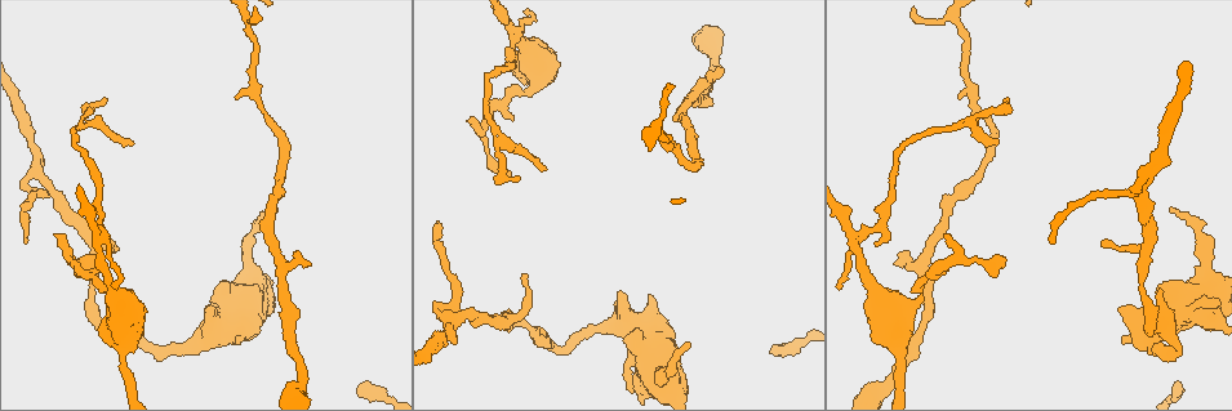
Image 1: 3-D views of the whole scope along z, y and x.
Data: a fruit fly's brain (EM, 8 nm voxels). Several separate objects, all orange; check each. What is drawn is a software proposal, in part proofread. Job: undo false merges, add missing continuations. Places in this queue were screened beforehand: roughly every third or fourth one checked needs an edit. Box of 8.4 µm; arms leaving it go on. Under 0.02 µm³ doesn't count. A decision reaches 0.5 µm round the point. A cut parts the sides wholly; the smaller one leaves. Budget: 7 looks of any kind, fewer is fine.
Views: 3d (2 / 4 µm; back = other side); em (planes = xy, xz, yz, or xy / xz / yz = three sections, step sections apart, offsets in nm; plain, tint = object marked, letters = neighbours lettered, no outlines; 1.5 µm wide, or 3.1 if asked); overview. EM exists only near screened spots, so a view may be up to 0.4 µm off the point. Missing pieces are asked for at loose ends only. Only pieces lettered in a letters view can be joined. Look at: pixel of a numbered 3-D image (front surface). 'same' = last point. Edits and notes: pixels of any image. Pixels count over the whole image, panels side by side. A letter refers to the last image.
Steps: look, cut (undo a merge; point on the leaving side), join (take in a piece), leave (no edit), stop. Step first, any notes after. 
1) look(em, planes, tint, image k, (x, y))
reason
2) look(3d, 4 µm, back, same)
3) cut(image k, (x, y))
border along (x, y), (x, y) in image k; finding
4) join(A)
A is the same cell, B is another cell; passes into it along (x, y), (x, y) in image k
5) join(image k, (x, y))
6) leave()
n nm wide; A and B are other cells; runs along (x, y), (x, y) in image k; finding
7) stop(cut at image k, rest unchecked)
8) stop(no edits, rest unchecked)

look(em, xy, step 8, tint, image 1, (1051, 242))
branch stops here

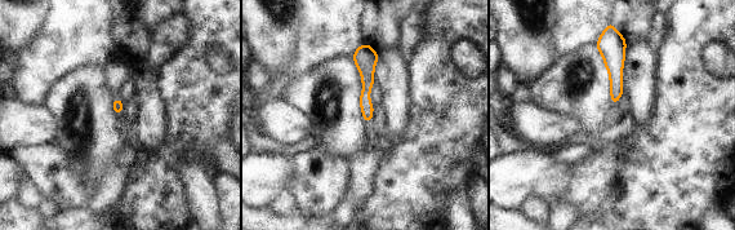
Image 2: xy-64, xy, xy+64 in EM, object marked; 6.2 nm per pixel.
look(em, planes, letters, same)
another direction

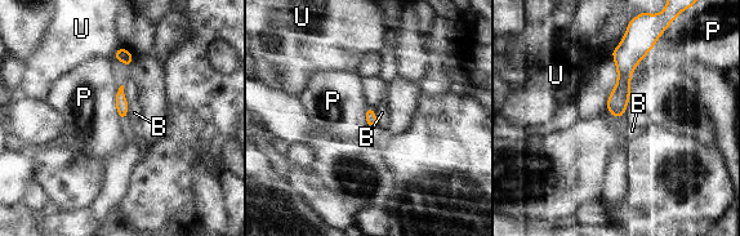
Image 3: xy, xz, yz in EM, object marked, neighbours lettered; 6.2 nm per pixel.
leave()
B, P and U are other cells; runs along (631, 39), (624, 84), (615, 112) in image 3; no lettered piece goes on from it

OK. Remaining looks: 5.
look(em, xz, step 8, letters, image 1, (1164, 328))
sharp bend

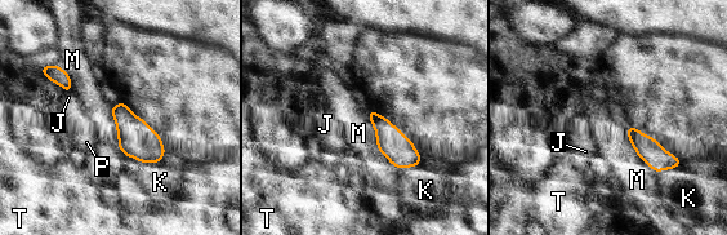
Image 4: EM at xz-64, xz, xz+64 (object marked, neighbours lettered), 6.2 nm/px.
leave()
J, K, M, P and T are other cells; one neuron here

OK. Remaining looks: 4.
look(em, planes, letters, image 1, (1007, 100))
free end

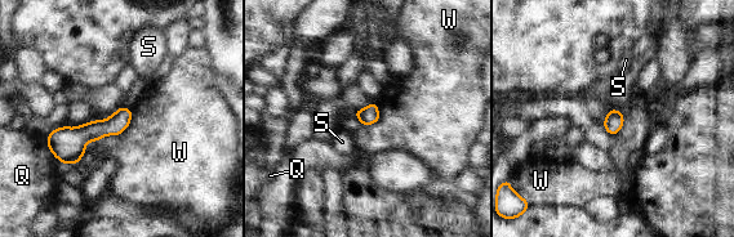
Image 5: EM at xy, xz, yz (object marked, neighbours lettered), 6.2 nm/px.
leave()
W touches over 170 nm; Q, S and W are other cells; none of them fits

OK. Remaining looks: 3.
stop(no edits, rest unchecked)

